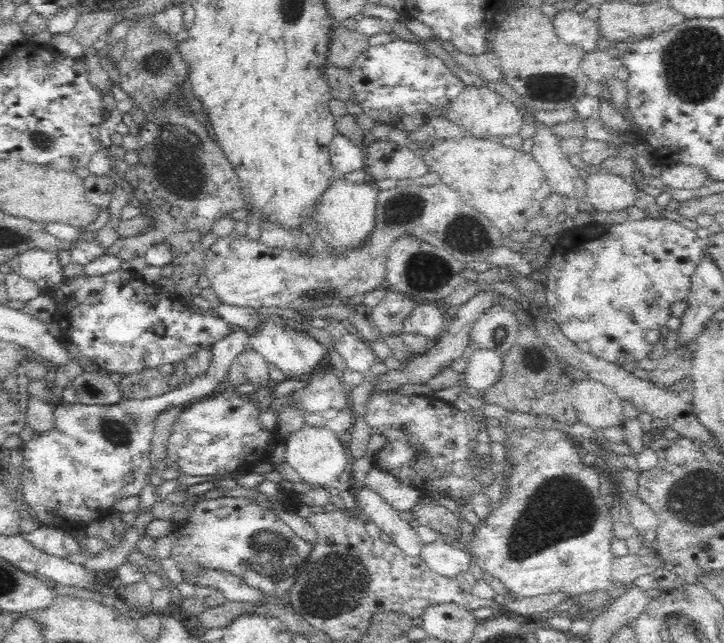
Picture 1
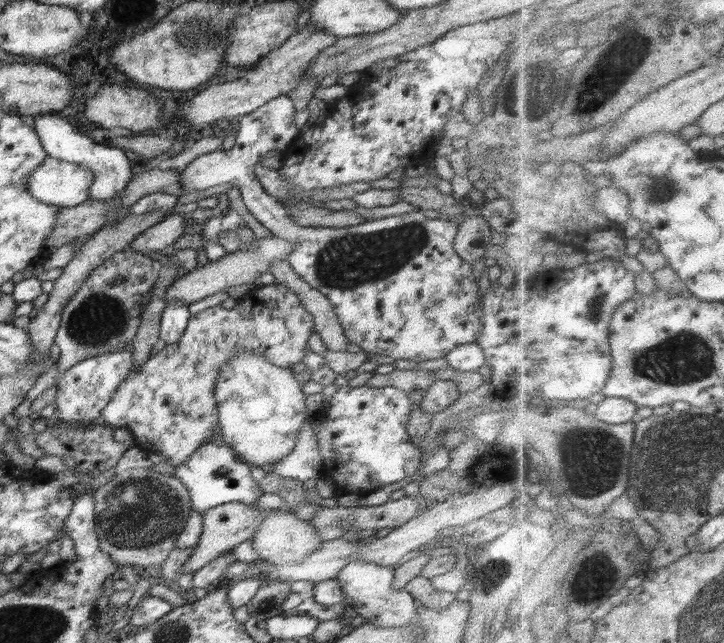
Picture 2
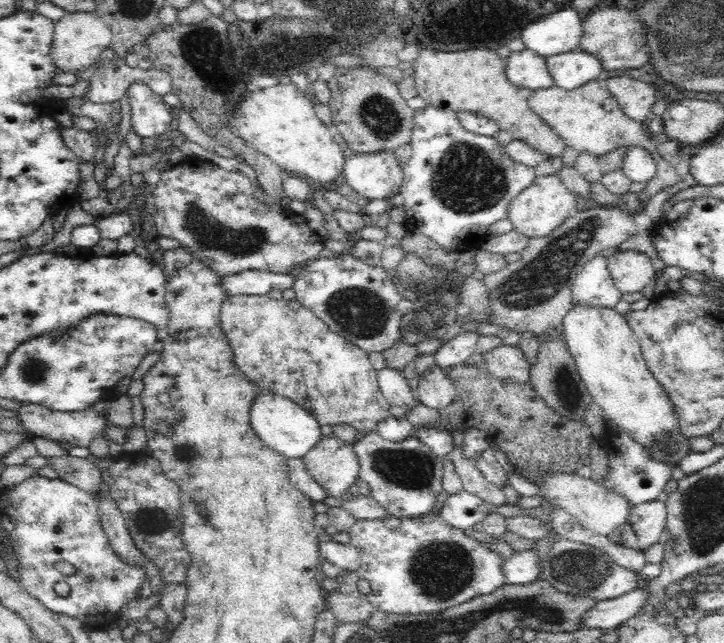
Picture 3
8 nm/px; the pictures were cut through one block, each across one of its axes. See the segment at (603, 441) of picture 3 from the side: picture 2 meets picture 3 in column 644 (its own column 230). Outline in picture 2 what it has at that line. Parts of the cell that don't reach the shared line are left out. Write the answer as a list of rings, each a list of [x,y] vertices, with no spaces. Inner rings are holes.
[[[215,430],[201,447],[186,462],[174,466],[176,476],[188,488],[191,508],[198,514],[206,514],[220,504],[240,503],[255,506],[263,495],[258,483],[252,478],[248,463],[242,462],[236,453],[222,440],[220,430]]]

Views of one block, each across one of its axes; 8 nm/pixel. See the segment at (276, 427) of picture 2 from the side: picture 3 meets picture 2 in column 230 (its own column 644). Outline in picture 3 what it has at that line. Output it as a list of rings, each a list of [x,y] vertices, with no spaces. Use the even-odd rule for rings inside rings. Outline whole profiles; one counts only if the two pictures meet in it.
[[[572,304],[563,318],[562,335],[568,350],[576,361],[577,369],[588,392],[606,415],[605,421],[617,425],[624,432],[634,436],[633,439],[640,443],[647,452],[652,452],[652,458],[666,462],[668,466],[679,463],[692,451],[690,442],[682,435],[682,431],[678,427],[678,415],[674,411],[674,405],[672,405],[666,389],[648,369],[640,343],[625,316],[617,314],[612,308],[594,308],[587,304]]]

